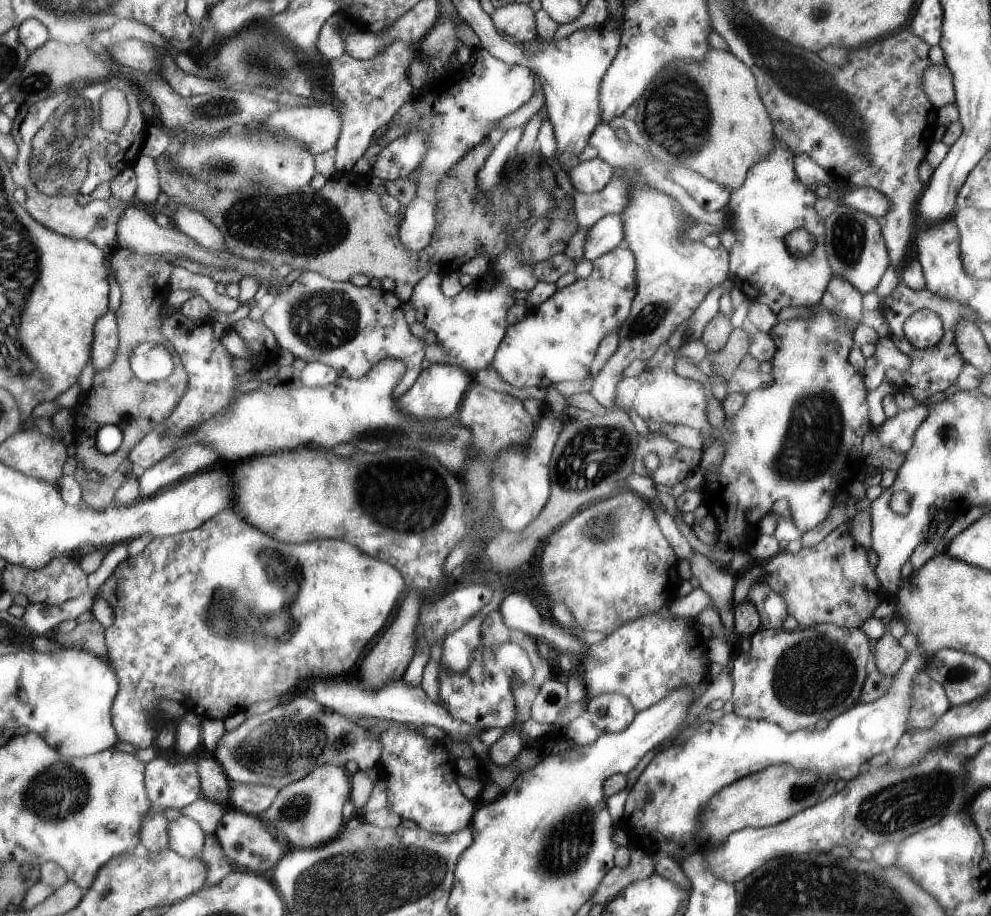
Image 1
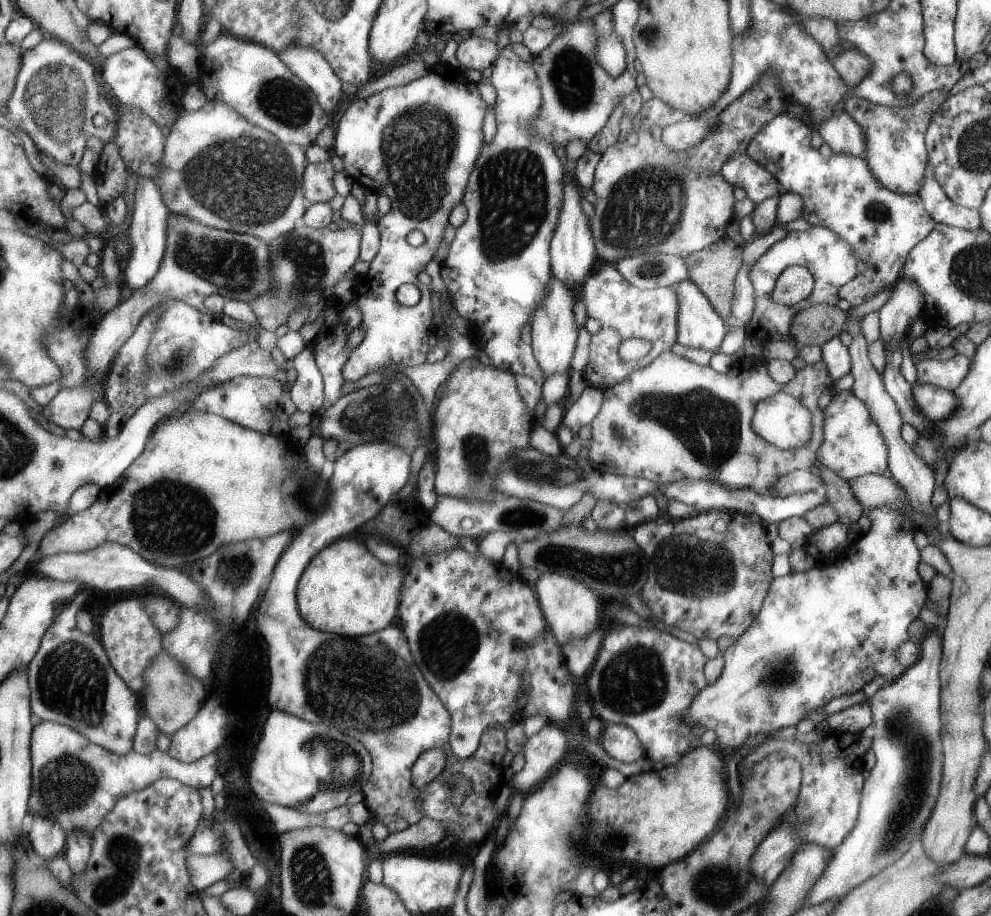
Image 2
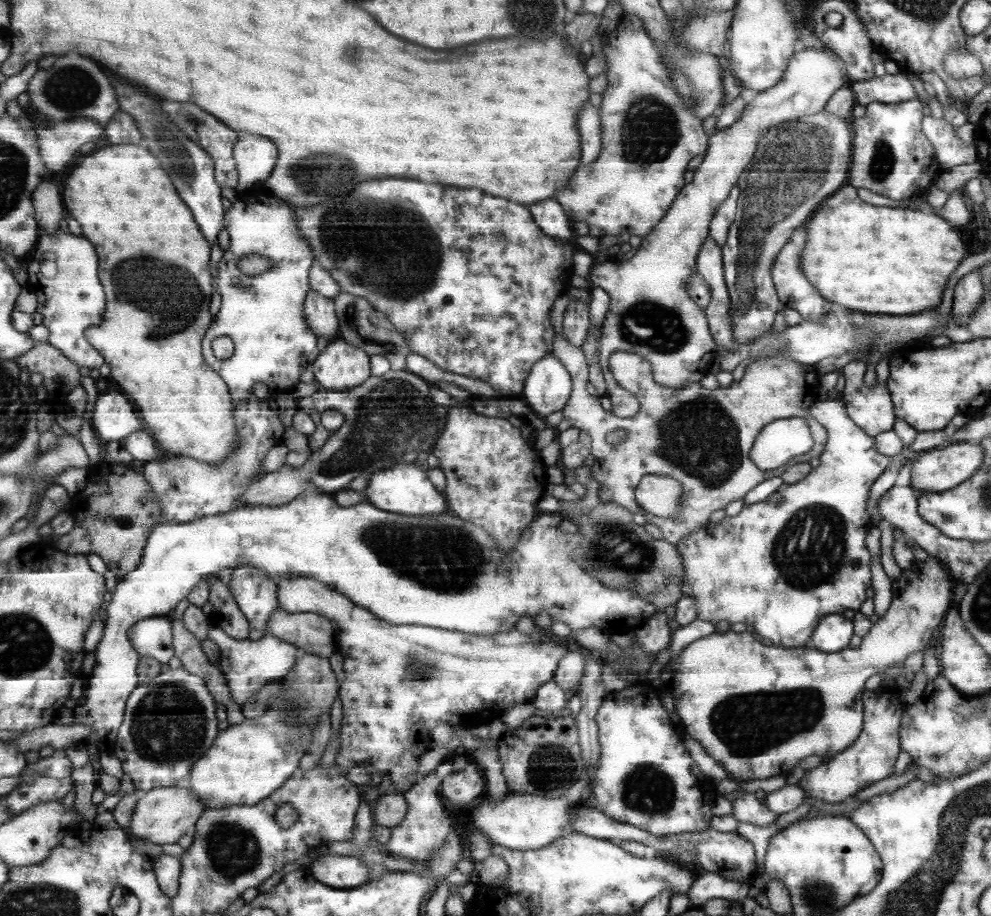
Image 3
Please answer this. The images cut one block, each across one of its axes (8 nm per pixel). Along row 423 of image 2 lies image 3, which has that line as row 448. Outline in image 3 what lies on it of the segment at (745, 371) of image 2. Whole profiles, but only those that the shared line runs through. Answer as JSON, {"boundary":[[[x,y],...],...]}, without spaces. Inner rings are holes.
{"boundary":[[[568,295],[560,296],[552,308],[553,328],[557,331],[554,339],[553,352],[560,358],[562,364],[566,366],[573,374],[573,395],[562,409],[563,418],[568,420],[571,427],[577,428],[590,435],[591,454],[593,464],[590,467],[592,476],[600,483],[600,501],[605,504],[618,504],[618,506],[628,510],[632,514],[641,514],[646,517],[648,523],[653,523],[662,532],[662,538],[669,541],[670,544],[678,545],[686,536],[694,535],[701,527],[709,523],[710,515],[717,510],[725,510],[730,502],[743,500],[744,497],[758,484],[780,476],[786,469],[785,466],[774,470],[760,470],[752,459],[750,459],[750,450],[752,450],[754,441],[766,424],[780,418],[800,417],[808,421],[814,444],[812,450],[805,455],[797,456],[796,462],[808,462],[814,456],[821,456],[828,442],[828,430],[818,420],[810,416],[813,404],[822,398],[821,386],[819,385],[820,373],[815,365],[800,364],[792,360],[790,356],[772,356],[772,358],[755,359],[745,368],[742,379],[734,381],[729,387],[720,386],[718,389],[710,390],[702,387],[700,384],[690,384],[684,388],[671,388],[658,384],[653,376],[653,370],[650,369],[650,362],[638,354],[632,352],[615,352],[609,359],[609,368],[616,378],[616,382],[622,388],[634,392],[641,400],[642,410],[638,415],[630,418],[620,418],[617,414],[605,411],[600,405],[598,399],[590,398],[587,391],[588,380],[588,361],[581,348],[576,348],[564,340],[563,316],[569,302]],[[616,430],[626,430],[626,437],[620,444],[608,444],[606,436]],[[645,475],[670,476],[680,482],[682,495],[680,496],[681,506],[679,514],[662,518],[649,514],[637,504],[636,490],[640,486],[641,480]]]}

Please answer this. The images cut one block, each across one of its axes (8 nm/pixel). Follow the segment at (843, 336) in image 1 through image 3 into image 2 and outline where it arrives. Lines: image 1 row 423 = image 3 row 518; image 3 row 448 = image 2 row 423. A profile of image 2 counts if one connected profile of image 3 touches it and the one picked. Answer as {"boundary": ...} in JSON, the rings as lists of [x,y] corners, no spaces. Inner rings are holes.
{"boundary":[[[852,390],[834,392],[828,406],[823,410],[825,414],[825,434],[821,448],[817,450],[817,464],[831,468],[843,479],[876,473],[883,475],[886,472],[889,450],[880,430],[872,420],[868,407]]]}

